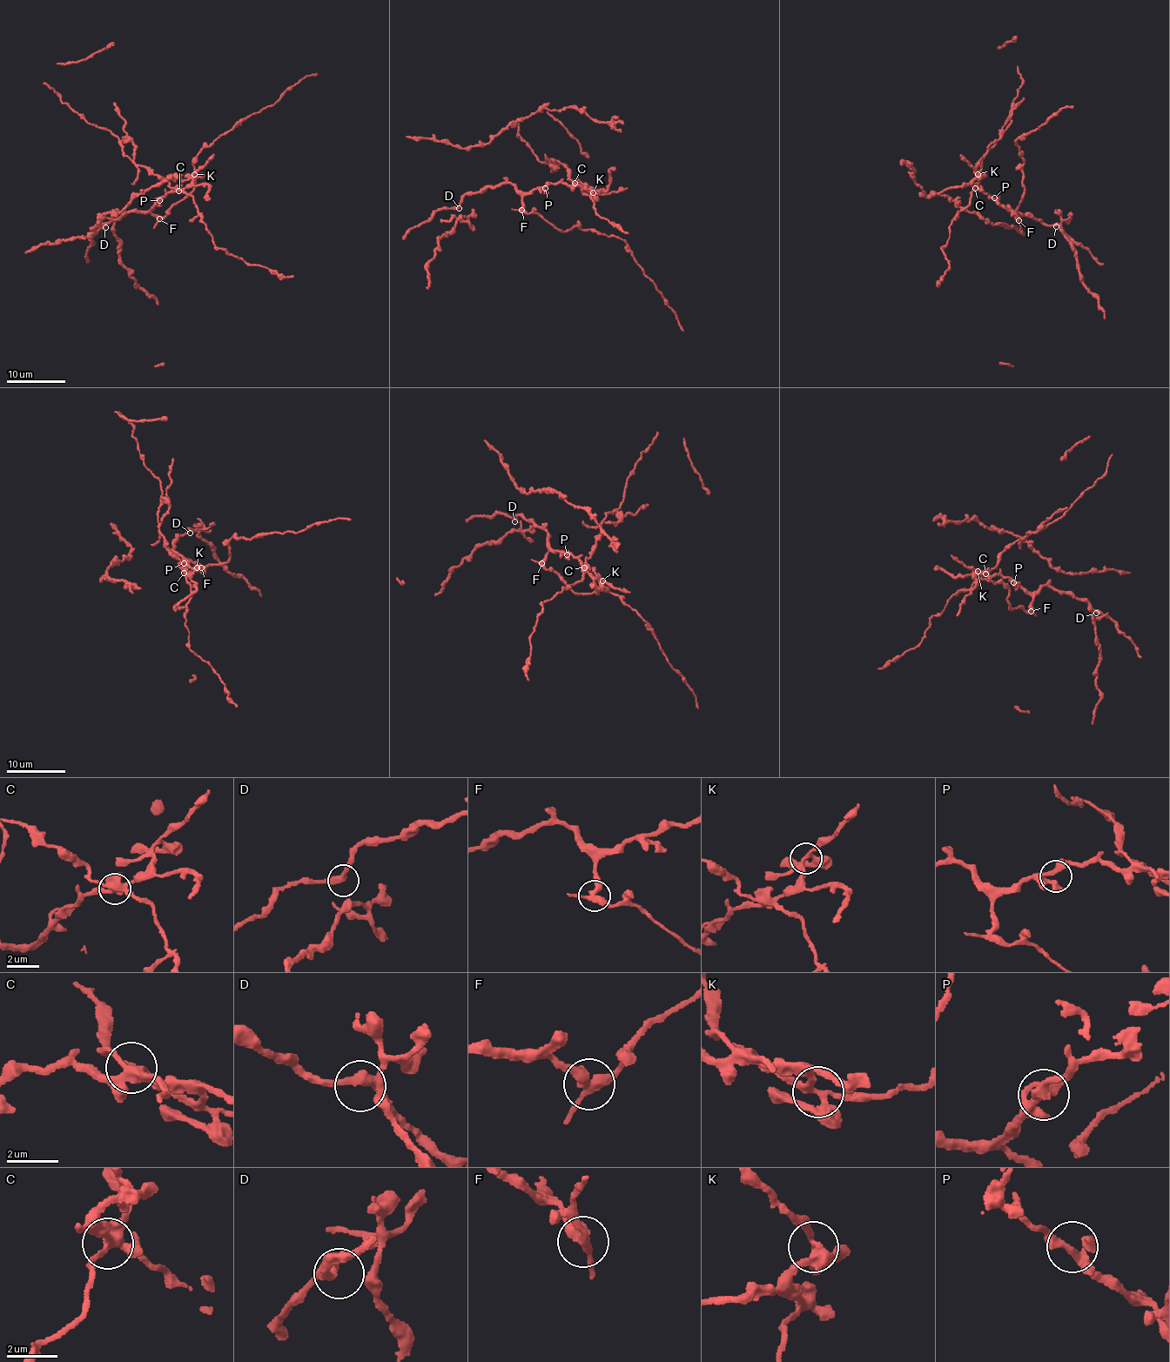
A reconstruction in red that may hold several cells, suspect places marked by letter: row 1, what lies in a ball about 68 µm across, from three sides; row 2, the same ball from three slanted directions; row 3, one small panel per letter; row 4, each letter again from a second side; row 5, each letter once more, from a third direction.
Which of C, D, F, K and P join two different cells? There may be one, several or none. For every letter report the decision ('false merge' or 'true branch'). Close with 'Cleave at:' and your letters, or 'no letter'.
C: false merge
D: true branch
F: false merge
K: false merge
P: true branch
Cleave at: C, F, K

